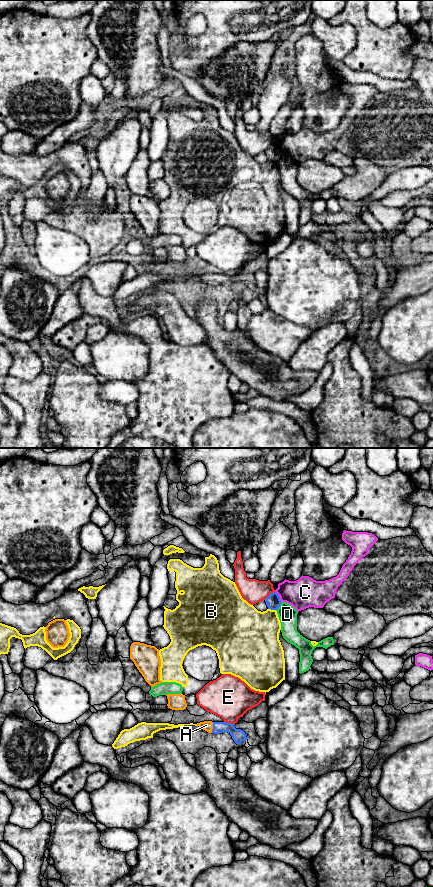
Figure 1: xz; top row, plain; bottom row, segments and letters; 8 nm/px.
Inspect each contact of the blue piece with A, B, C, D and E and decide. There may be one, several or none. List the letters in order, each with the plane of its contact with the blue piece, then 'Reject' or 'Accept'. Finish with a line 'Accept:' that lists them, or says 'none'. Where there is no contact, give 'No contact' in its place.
A: Touches blue in xz. Accept
B: Touches blue in xz. Reject
C: Touches blue in xz. Reject
D: Touches blue in xz. Reject
E: Touches blue in xz. Reject
Accept: A

